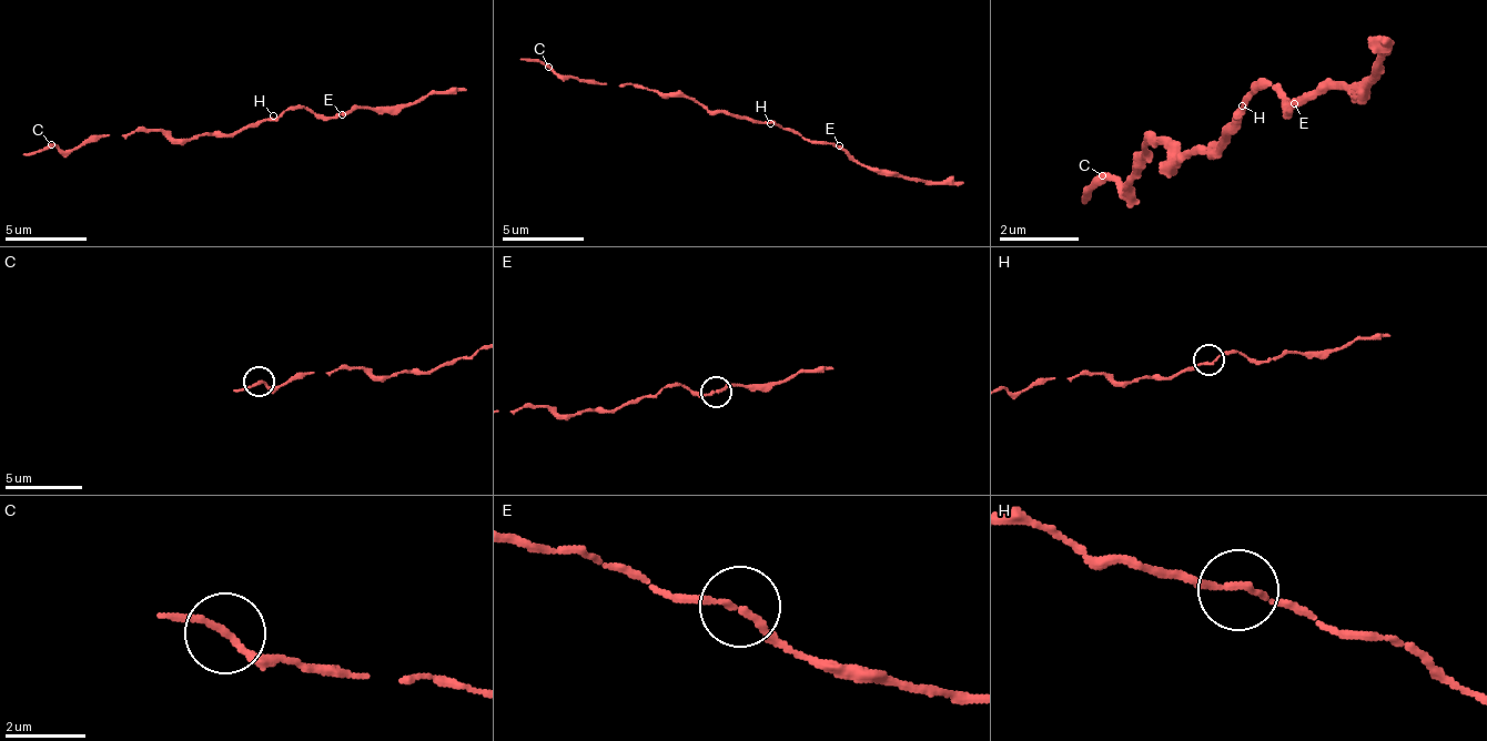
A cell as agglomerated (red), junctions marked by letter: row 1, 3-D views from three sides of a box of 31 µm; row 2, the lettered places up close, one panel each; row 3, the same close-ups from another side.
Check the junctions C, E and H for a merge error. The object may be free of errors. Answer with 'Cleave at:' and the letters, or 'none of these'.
Cleave at: none of these

